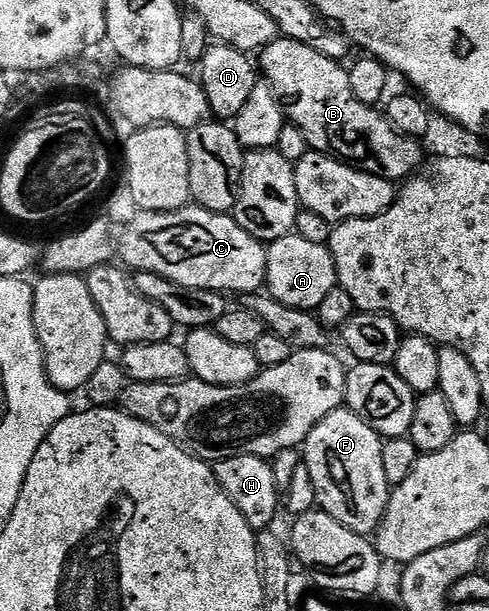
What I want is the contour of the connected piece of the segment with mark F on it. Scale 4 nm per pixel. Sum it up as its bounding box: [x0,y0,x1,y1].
[304,408,392,535]

